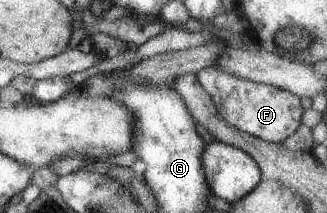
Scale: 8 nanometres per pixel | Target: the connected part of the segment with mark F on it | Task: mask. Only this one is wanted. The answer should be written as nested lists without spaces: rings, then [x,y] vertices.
[[[218,66],[203,68],[196,76],[211,96],[221,117],[235,129],[268,142],[281,144],[302,124],[300,119],[304,109],[300,97],[290,91],[235,77]]]

